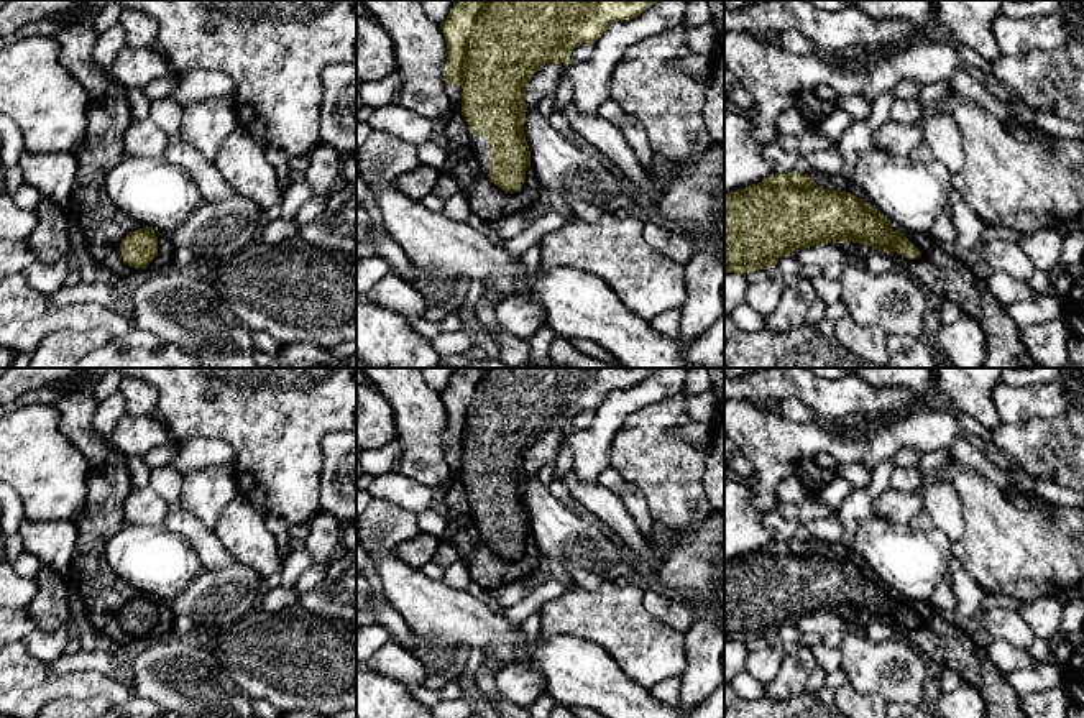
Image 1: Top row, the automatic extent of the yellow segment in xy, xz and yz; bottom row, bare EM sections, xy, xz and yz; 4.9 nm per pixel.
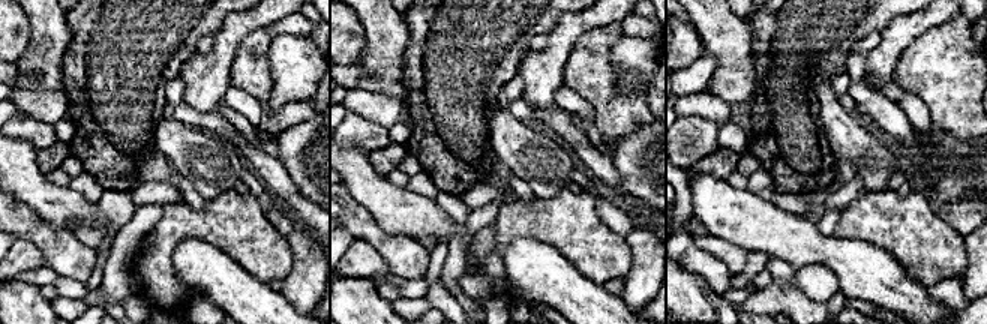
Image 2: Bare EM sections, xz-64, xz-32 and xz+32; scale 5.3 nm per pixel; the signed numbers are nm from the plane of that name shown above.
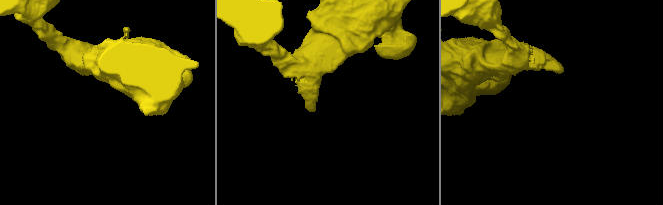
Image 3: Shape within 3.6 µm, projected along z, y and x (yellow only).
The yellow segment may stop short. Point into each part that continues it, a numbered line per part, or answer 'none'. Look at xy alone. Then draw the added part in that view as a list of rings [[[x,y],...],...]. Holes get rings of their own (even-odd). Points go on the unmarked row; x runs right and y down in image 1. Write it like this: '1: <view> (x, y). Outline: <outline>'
1: xy (104, 593). Outline: [[[67,388],[56,404],[61,414],[59,430],[89,462],[87,499],[84,511],[74,518],[77,542],[69,578],[85,606],[94,631],[108,647],[117,649],[123,644],[140,647],[171,636],[174,616],[164,601],[154,598],[158,623],[146,636],[128,634],[118,621],[122,608],[146,593],[122,580],[103,555],[105,544],[126,527],[123,504],[133,485],[126,455],[113,447],[110,437],[94,429],[97,404],[90,389]]]

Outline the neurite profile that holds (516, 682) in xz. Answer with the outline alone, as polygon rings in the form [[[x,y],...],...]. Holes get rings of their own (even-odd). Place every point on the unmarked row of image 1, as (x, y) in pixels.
[[[527,662],[503,665],[503,669],[494,675],[491,687],[506,700],[519,706],[531,706],[547,692],[545,677],[534,672]]]

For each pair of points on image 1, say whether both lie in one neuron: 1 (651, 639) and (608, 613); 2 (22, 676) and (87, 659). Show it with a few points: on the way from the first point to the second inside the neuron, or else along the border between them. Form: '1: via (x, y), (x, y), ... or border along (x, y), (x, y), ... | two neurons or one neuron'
1: via (641, 639), (636, 639), (618, 621) | one neuron
2: border along (50, 664), (58, 674), (91, 669) | two neurons

